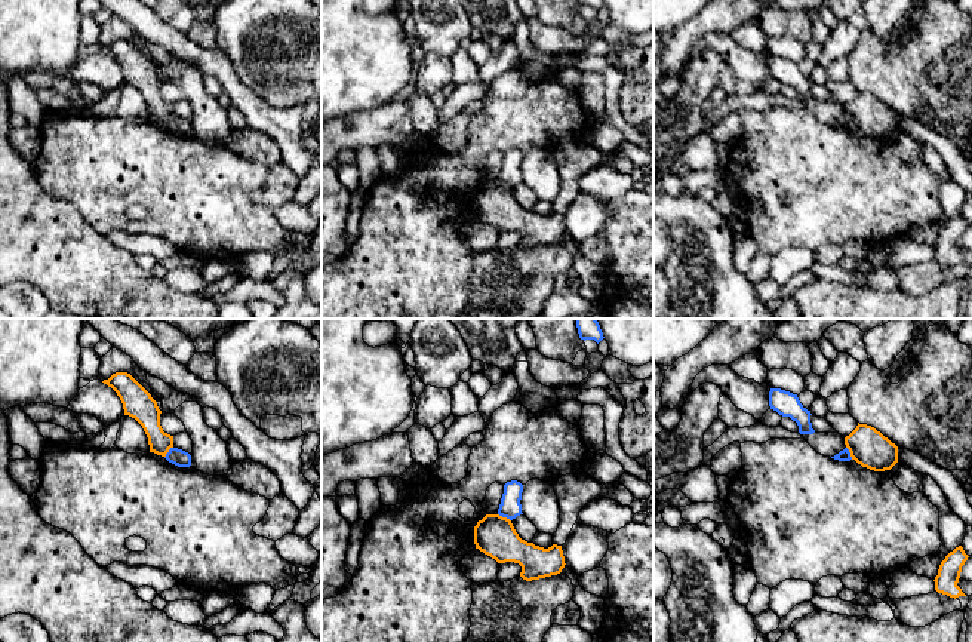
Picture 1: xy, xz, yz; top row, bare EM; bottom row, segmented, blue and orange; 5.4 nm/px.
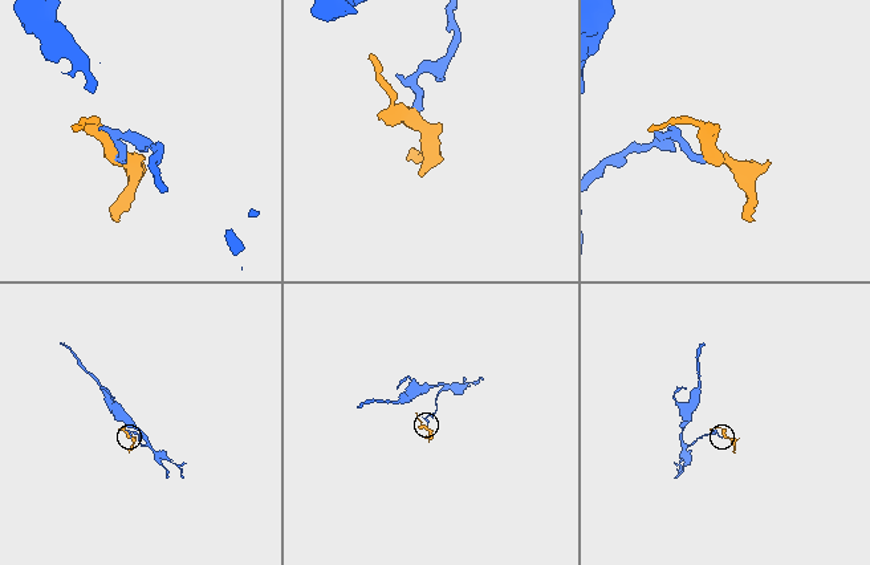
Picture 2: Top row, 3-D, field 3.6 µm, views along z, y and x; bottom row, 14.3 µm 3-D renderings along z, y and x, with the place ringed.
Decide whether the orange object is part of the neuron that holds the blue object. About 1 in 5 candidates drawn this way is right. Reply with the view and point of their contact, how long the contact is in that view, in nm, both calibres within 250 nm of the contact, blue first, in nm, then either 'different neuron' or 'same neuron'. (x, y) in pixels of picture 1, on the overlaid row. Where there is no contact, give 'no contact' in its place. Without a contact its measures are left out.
xz (504, 516) | 80 nm | 120/220 nm | different neuron

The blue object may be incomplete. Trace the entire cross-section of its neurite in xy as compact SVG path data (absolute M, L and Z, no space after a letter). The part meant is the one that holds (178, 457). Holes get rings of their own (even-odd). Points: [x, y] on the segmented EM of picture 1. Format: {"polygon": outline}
{"polygon": "M170 448L164 458L178 467L190 467L191 466L191 455L178 448Z"}

